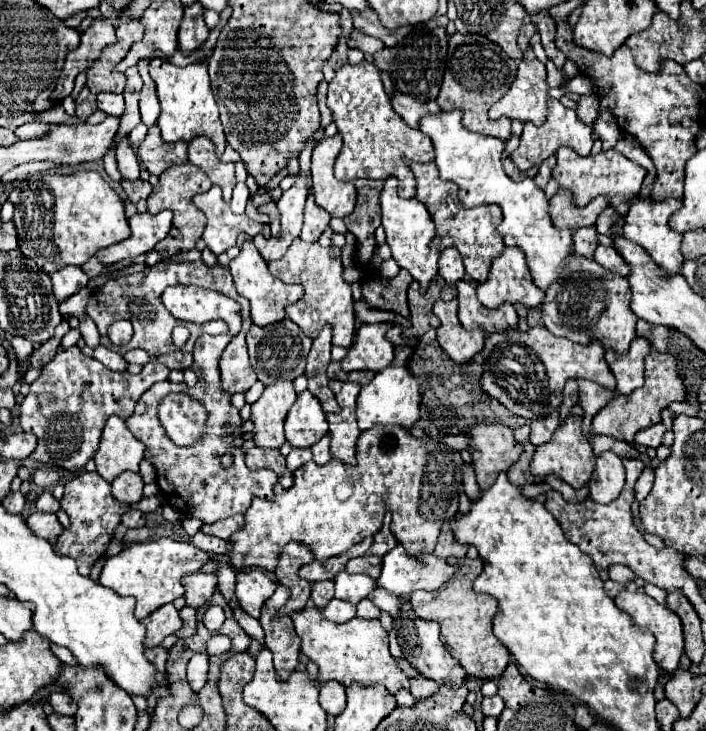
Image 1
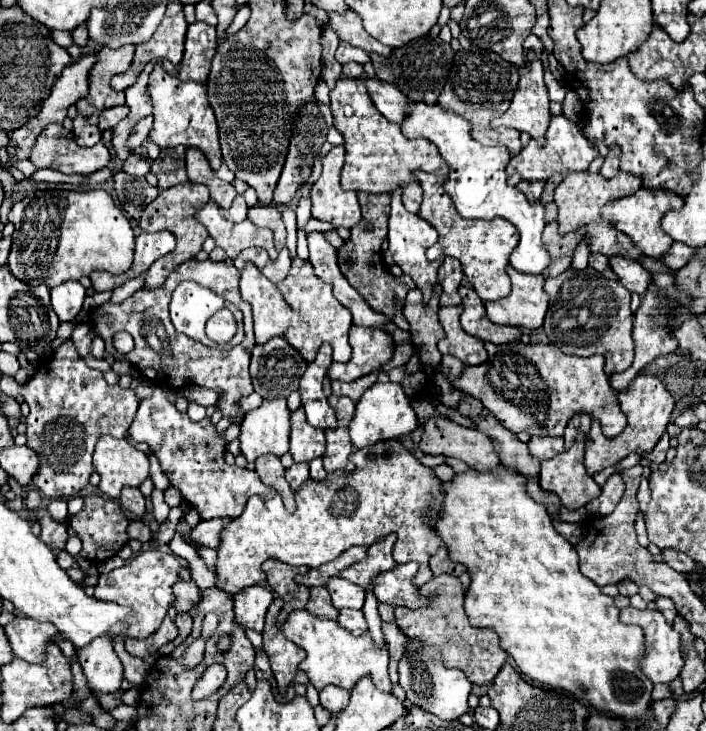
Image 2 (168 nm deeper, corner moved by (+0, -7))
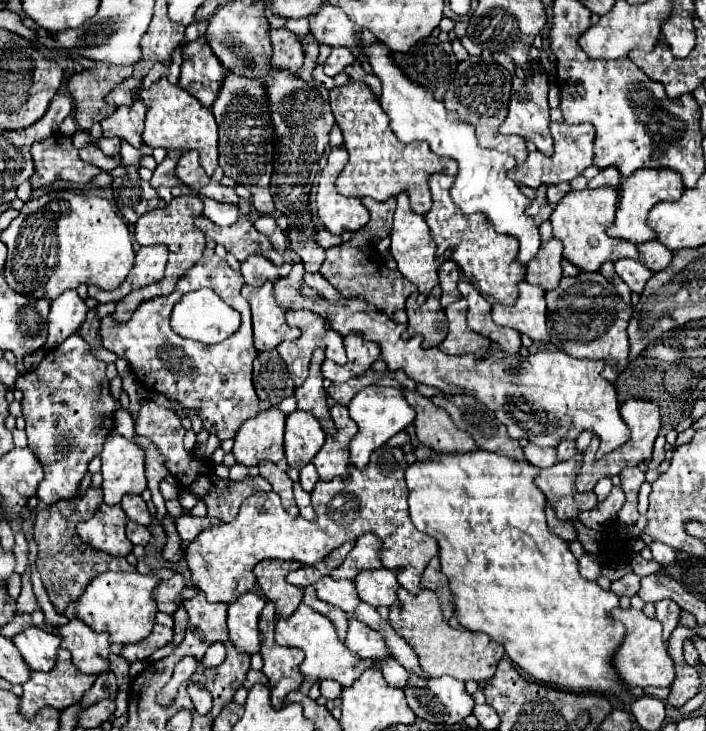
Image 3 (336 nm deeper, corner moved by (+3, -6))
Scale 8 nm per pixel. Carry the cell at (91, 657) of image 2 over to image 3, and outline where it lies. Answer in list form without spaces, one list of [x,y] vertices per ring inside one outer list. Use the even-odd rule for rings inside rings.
[[[72,618],[60,628],[44,626],[44,630],[56,630],[56,634],[64,638],[64,648],[72,652],[74,664],[84,674],[102,674],[110,670],[106,660],[110,652],[110,642],[106,632],[94,632],[88,624],[78,618]]]

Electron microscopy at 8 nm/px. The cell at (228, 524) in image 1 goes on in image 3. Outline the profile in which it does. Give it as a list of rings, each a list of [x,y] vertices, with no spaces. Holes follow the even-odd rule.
[[[182,514],[180,518],[176,518],[176,530],[180,534],[180,538],[184,542],[190,542],[194,540],[204,528],[210,528],[210,526],[216,526],[220,524],[218,520],[212,520],[212,518],[196,518],[196,516],[190,516],[190,514]]]

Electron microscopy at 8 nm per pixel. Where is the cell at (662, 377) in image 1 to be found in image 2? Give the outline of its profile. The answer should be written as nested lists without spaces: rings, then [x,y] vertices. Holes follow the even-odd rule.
[[[639,375],[639,377],[635,377],[629,391],[619,393],[619,405],[621,405],[621,411],[627,417],[627,427],[621,435],[609,439],[609,437],[603,435],[601,425],[599,425],[597,419],[593,419],[593,423],[591,423],[591,431],[587,435],[587,449],[585,449],[585,467],[587,467],[589,475],[625,459],[629,453],[643,455],[649,449],[653,449],[653,445],[667,431],[667,423],[669,423],[671,411],[675,407],[675,399],[671,397],[671,393],[667,391],[667,387],[663,385],[663,381],[659,377]]]

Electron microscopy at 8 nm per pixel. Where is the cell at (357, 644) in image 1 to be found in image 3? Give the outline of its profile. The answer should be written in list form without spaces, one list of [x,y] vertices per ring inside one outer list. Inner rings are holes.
[[[300,604],[298,610],[288,620],[280,618],[276,622],[276,642],[280,646],[294,646],[294,648],[304,650],[306,658],[300,664],[300,672],[304,678],[310,678],[312,682],[330,678],[330,680],[340,682],[342,686],[350,686],[366,668],[376,668],[376,664],[370,664],[370,660],[364,662],[364,660],[358,660],[358,656],[352,656],[346,644],[338,642],[338,634],[334,626],[330,624],[330,620],[314,612],[306,604]]]

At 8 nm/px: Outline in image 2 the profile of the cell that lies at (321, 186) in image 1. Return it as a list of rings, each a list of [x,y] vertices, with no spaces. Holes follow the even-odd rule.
[[[333,147],[323,157],[323,171],[311,187],[313,217],[337,227],[351,229],[361,221],[361,211],[355,191],[343,191],[339,185],[339,171],[345,161],[345,149]]]

